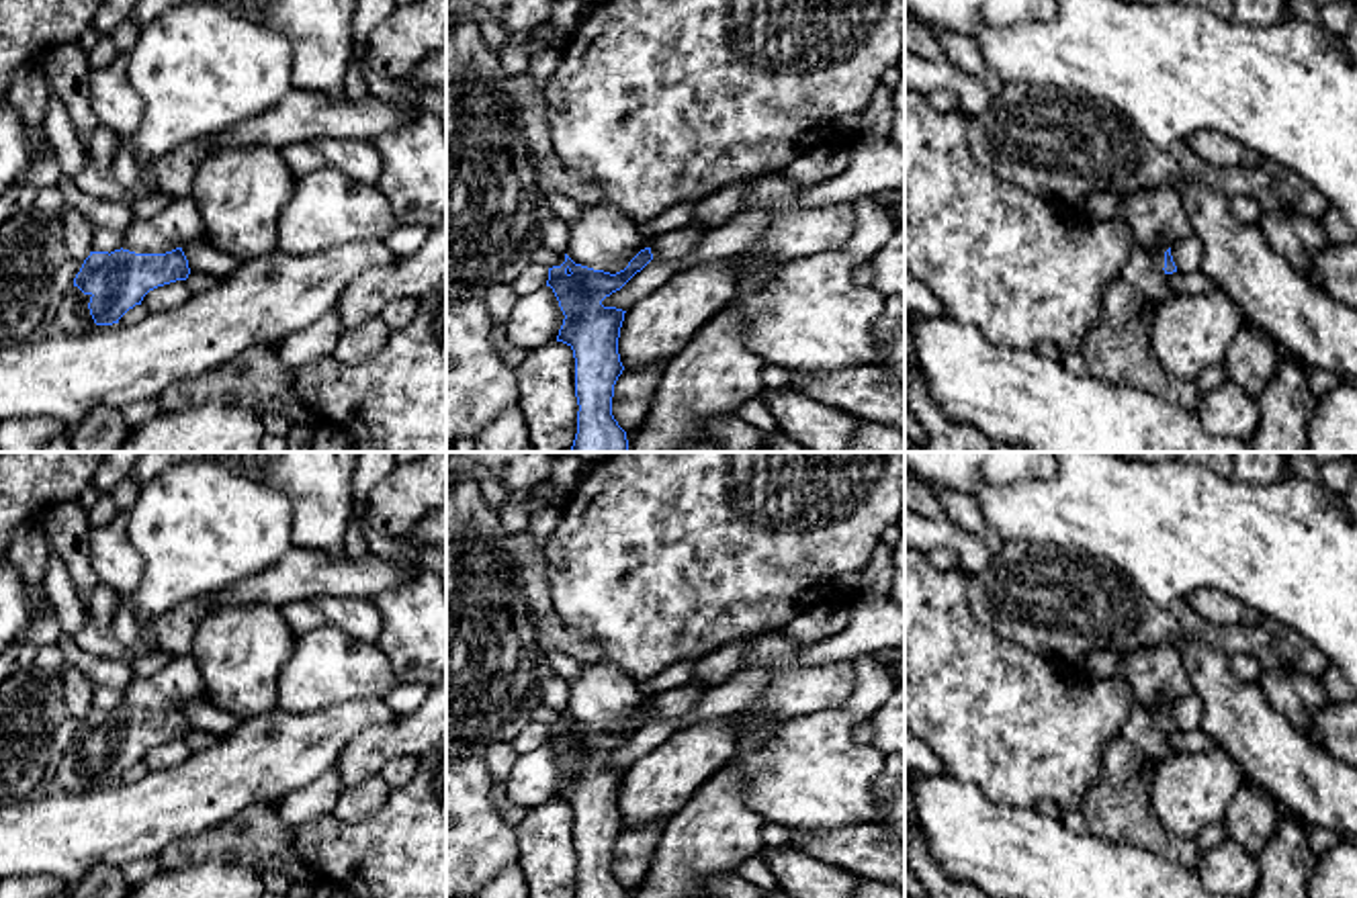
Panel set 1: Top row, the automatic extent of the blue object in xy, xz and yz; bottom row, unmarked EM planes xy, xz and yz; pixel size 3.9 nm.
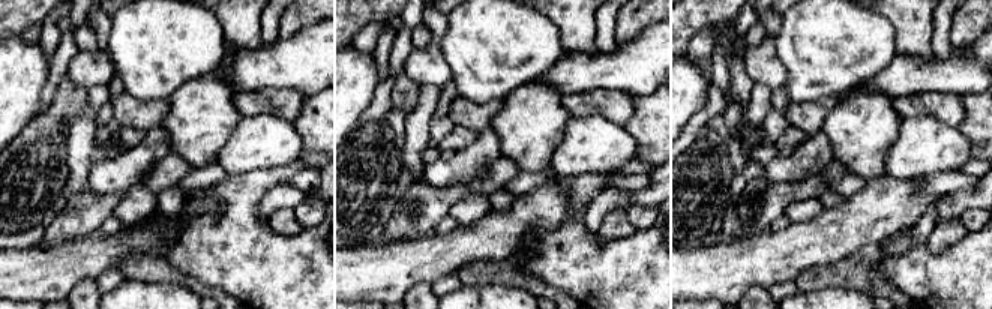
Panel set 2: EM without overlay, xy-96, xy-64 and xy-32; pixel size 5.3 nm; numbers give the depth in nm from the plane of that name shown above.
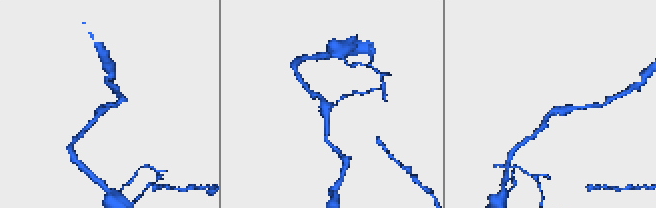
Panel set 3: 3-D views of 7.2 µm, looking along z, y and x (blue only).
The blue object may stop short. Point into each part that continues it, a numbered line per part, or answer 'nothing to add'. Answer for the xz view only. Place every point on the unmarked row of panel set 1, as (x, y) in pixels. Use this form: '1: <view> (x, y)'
1: xz (676, 702)

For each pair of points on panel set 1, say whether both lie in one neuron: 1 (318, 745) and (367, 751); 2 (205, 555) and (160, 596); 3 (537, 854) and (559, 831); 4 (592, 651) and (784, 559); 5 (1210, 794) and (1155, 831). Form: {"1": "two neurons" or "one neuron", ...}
{"1": "two neurons", "2": "one neuron", "3": "one neuron", "4": "two neurons", "5": "two neurons"}

